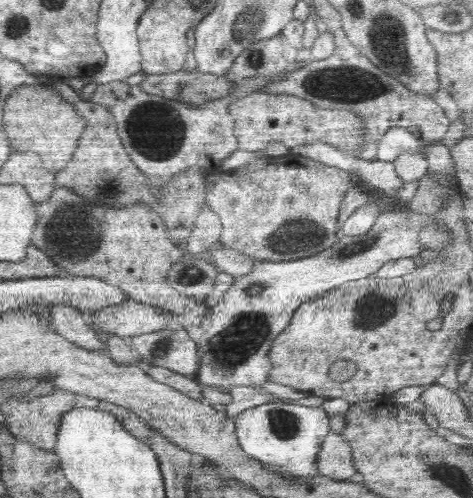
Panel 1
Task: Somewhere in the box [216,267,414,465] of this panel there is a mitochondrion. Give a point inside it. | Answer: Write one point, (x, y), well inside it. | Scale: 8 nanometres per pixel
(373, 304)

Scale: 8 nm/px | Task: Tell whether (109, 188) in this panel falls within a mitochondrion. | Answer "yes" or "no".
yes

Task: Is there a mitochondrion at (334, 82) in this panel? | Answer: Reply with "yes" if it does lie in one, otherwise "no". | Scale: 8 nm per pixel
yes

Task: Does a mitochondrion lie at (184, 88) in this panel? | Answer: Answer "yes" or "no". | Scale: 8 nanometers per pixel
yes

